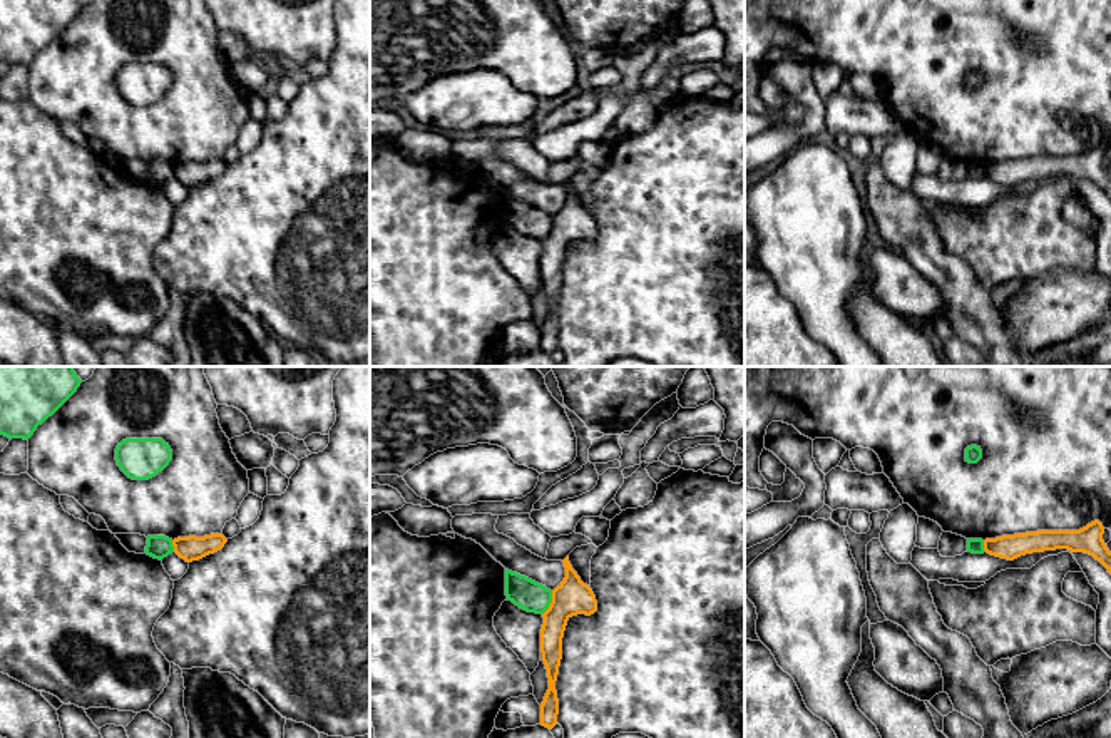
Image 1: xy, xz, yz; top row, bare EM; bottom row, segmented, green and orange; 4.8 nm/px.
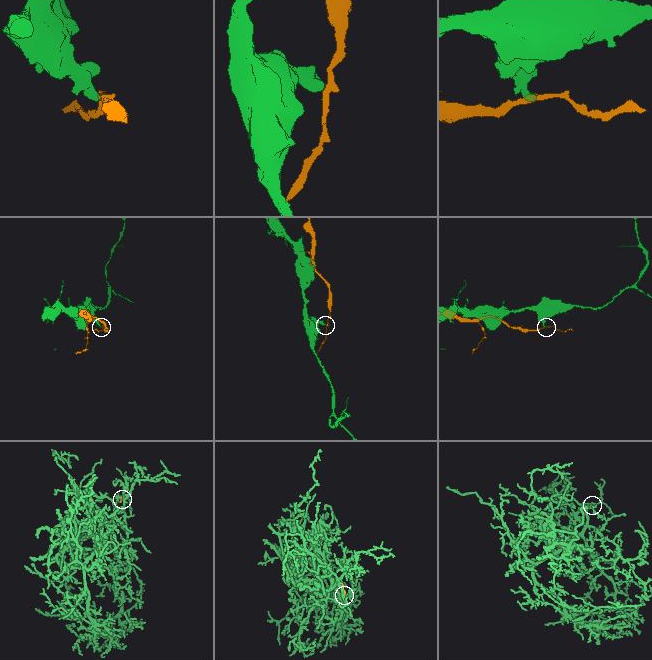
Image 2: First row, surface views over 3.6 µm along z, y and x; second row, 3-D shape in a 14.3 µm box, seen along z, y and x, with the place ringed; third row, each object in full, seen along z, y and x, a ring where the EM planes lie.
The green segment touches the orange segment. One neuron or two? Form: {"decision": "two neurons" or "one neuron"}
{"decision": "two neurons"}

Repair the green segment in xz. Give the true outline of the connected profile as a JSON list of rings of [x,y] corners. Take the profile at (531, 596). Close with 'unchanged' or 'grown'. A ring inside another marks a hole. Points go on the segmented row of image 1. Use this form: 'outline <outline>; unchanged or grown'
outline [[[505,569],[505,596],[527,612],[544,614],[552,602],[552,591],[545,586]]]; unchanged

